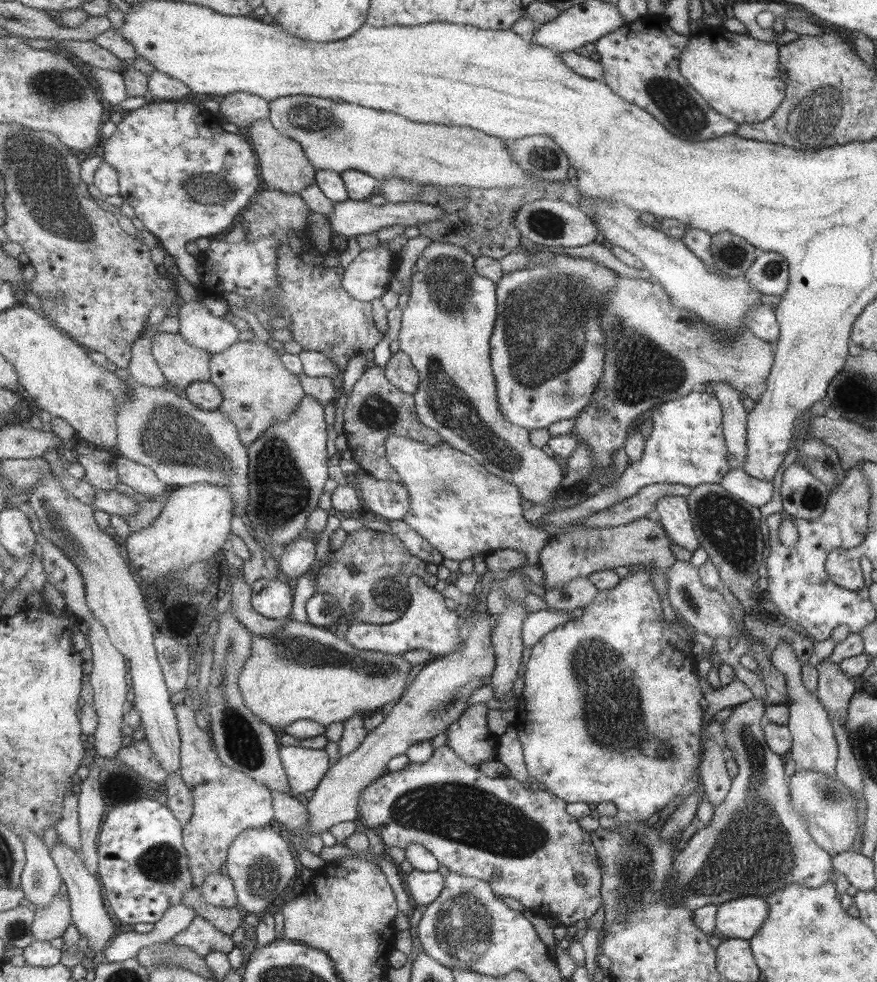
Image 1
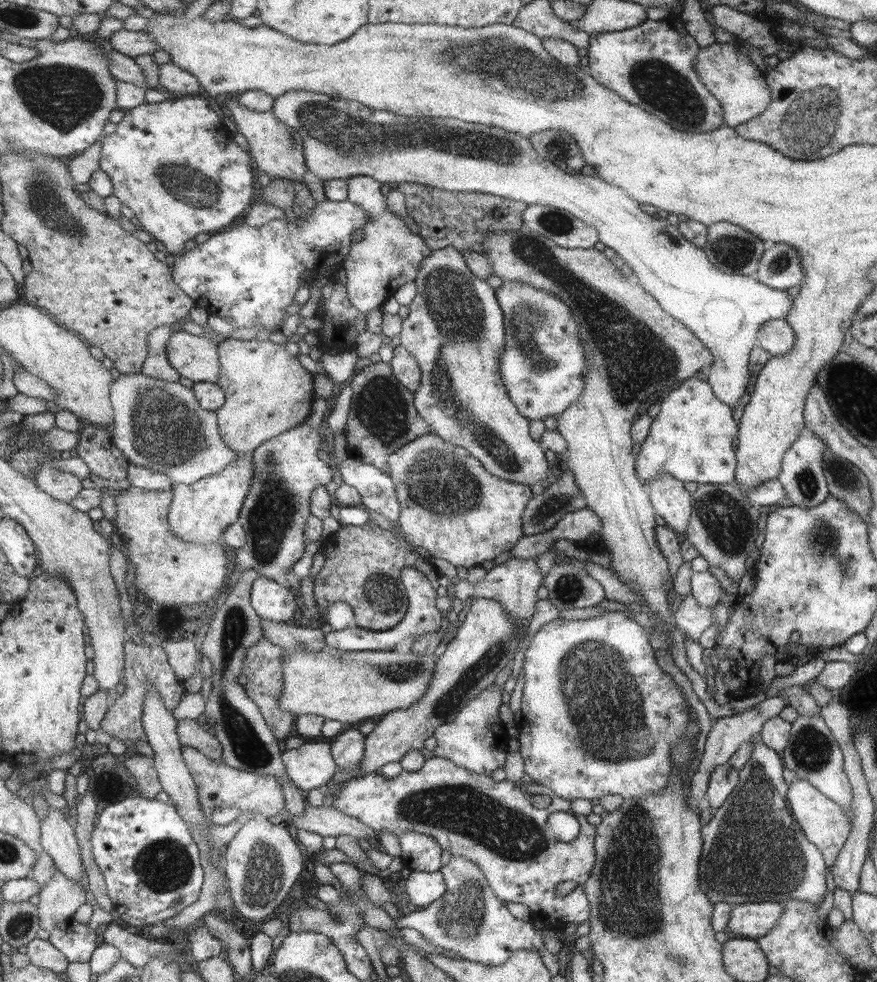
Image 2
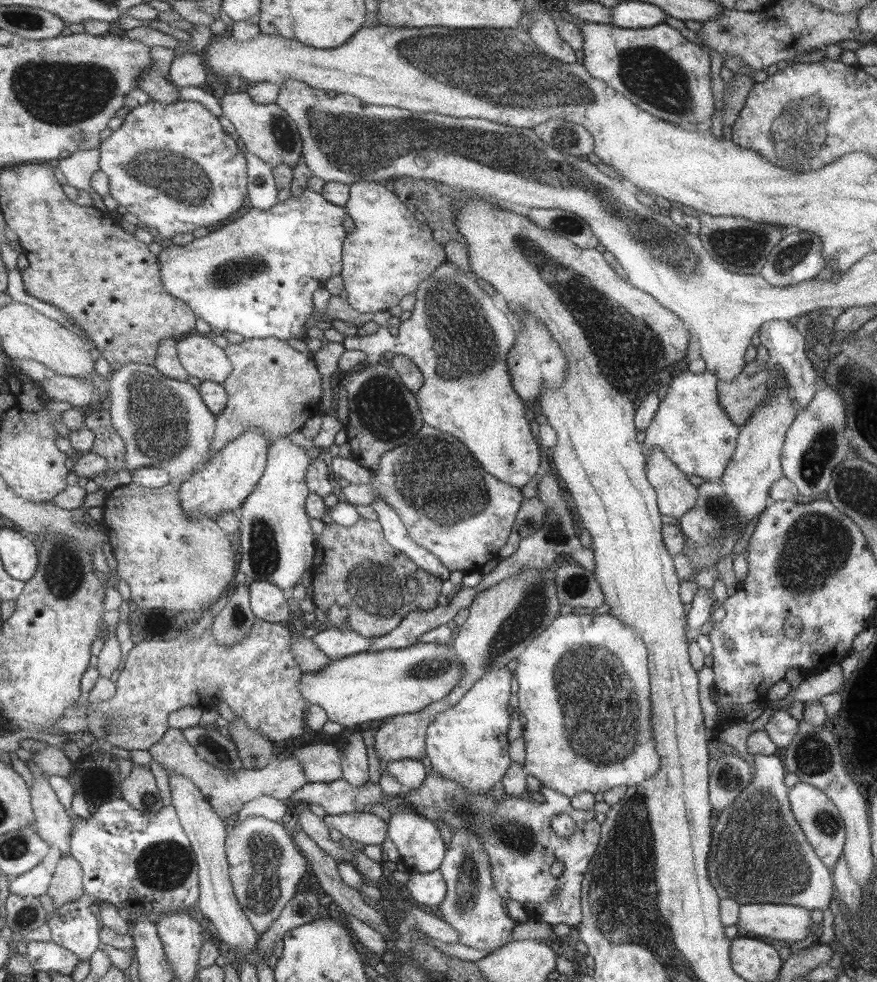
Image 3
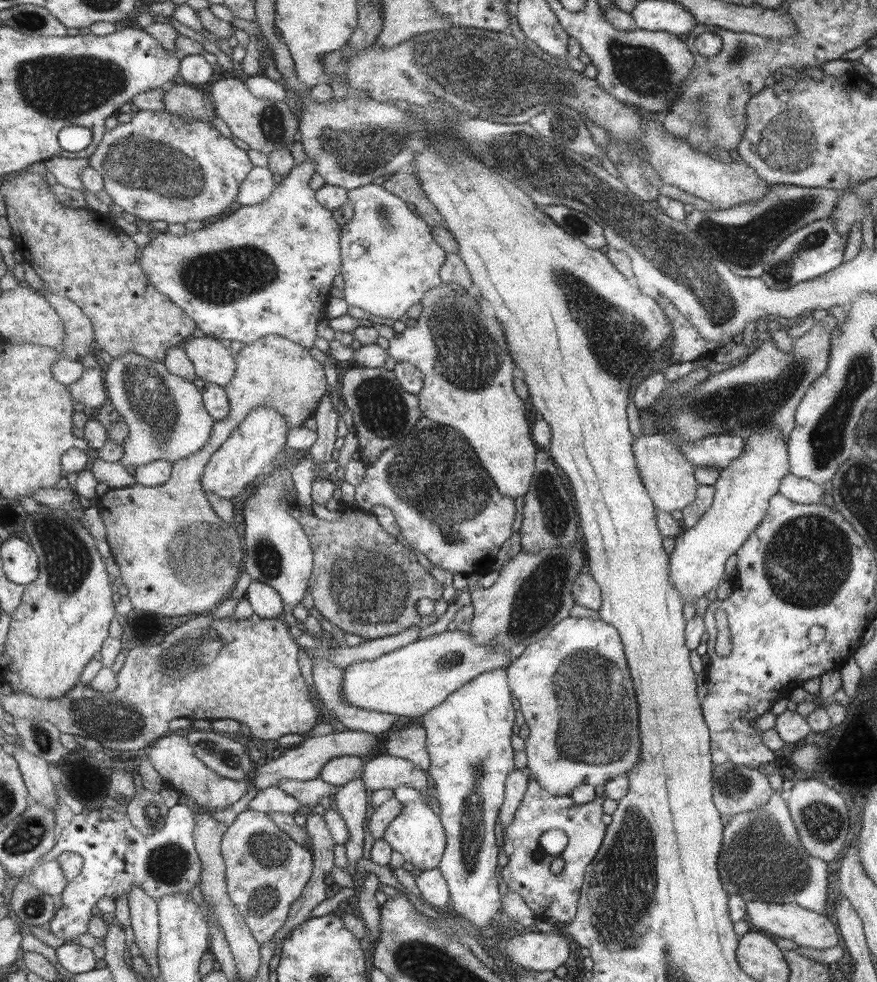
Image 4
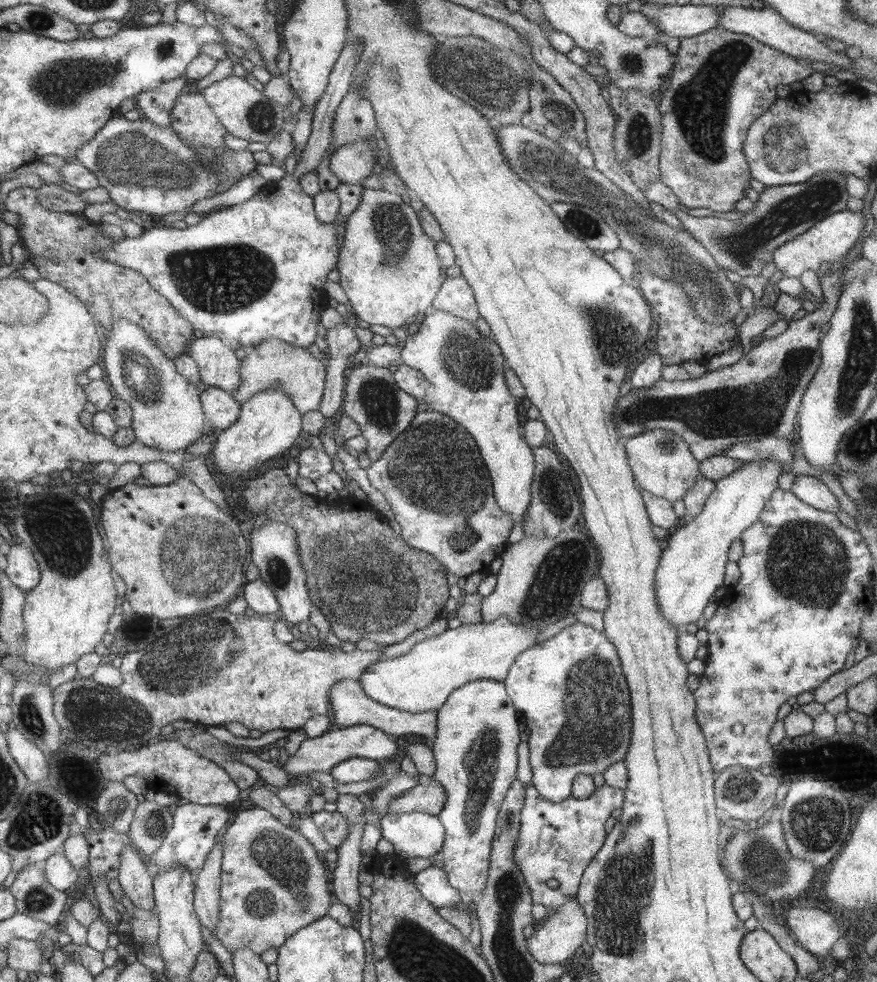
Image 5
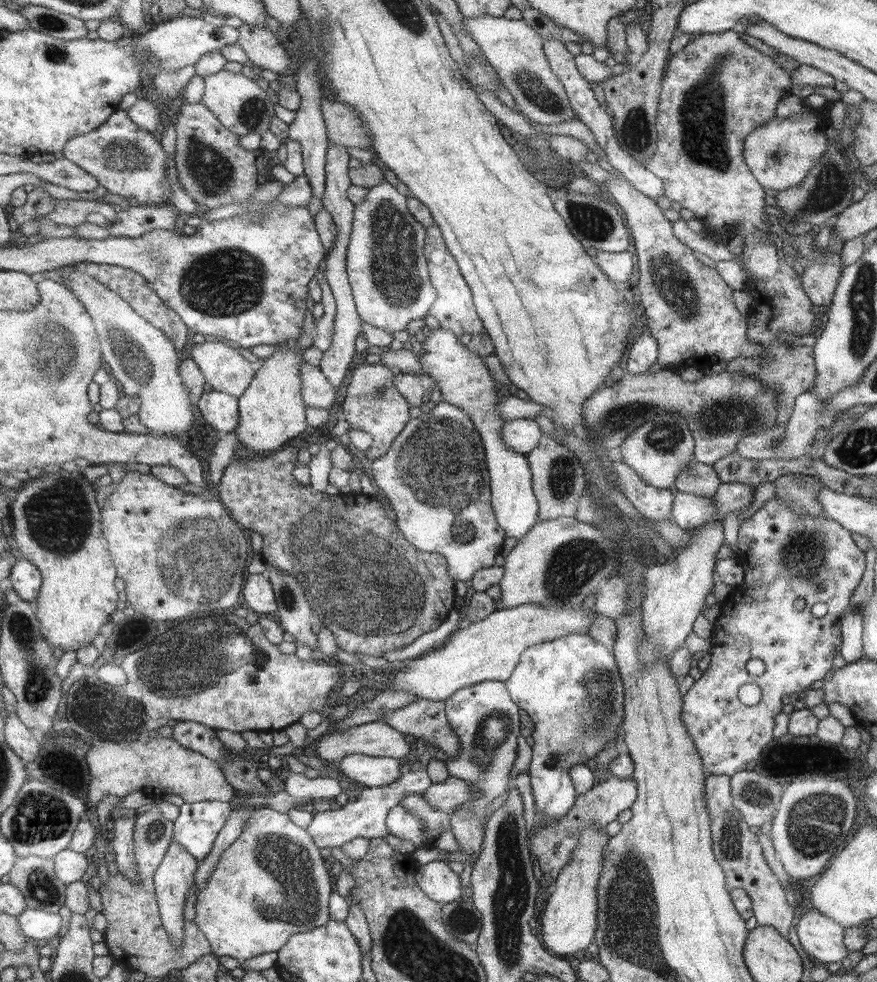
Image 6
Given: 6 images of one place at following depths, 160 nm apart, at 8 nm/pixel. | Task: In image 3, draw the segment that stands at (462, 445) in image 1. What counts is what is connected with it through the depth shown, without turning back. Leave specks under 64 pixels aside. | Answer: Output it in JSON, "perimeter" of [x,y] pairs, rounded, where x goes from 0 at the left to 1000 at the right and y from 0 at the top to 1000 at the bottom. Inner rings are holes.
{"perimeter":[[[511,265],[505,267],[505,271],[496,274],[496,277],[478,290],[478,299],[475,299],[475,312],[471,316],[471,324],[460,328],[457,330],[455,342],[453,342],[453,348],[455,348],[455,356],[450,356],[453,362],[462,360],[465,363],[475,373],[481,377],[483,384],[486,385],[482,395],[474,400],[477,404],[477,410],[481,416],[482,428],[489,434],[499,436],[503,440],[509,440],[520,444],[523,448],[528,449],[528,452],[536,456],[536,459],[542,463],[542,466],[550,473],[551,478],[559,483],[559,485],[567,486],[575,492],[594,496],[603,489],[608,487],[608,483],[612,481],[615,477],[615,455],[610,452],[608,444],[603,442],[603,430],[599,428],[596,424],[596,411],[591,400],[585,396],[585,392],[582,390],[580,380],[580,358],[587,348],[587,336],[583,334],[578,322],[567,316],[562,312],[562,305],[558,303],[551,293],[544,289],[537,282],[534,282],[530,278],[527,278],[523,274],[519,273],[518,267]]]}

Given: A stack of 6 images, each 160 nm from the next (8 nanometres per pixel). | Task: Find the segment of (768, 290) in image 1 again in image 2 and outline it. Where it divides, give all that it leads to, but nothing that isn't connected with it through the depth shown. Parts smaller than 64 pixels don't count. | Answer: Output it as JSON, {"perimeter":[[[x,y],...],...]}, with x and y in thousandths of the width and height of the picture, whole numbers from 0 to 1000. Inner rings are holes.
{"perimeter":[[[884,248],[872,253],[863,275],[859,281],[884,295],[896,296],[913,288],[916,266],[895,248]]]}

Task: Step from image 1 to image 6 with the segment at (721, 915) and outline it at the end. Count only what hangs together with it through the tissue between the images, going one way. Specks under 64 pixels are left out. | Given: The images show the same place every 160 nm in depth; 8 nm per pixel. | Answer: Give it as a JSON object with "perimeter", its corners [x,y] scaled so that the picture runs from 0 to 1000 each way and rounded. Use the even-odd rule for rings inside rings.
{"perimeter":[[[929,927],[918,928],[912,933],[906,945],[913,965],[929,982],[940,984],[949,980],[957,980],[966,974],[966,965],[960,960],[962,952],[961,943],[959,945],[954,938],[948,937]]]}

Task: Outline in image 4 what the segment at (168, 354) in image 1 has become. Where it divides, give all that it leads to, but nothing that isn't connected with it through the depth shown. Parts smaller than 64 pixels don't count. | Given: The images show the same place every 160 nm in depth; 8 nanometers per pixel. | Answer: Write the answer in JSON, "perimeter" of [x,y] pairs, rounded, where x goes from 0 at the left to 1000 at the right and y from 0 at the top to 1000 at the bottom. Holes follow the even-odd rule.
{"perimeter":[[[217,344],[209,354],[213,357],[223,375],[226,385],[234,390],[245,390],[254,395],[268,383],[268,367],[261,354],[247,344]]]}

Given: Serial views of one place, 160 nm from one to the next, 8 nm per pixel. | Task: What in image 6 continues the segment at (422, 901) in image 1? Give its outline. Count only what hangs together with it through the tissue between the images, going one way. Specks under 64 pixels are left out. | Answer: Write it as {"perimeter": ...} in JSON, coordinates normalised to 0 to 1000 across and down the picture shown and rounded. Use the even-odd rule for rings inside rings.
{"perimeter":[[[507,877],[480,881],[474,896],[496,919],[513,920],[529,912],[523,891],[517,888]]]}

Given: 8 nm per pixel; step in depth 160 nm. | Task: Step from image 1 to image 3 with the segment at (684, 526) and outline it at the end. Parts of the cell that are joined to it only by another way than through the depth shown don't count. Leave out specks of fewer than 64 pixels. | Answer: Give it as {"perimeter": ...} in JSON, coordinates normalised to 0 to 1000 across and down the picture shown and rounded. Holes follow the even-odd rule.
{"perimeter":[[[748,454],[737,466],[737,488],[750,501],[751,521],[773,530],[795,511],[795,497]]]}

